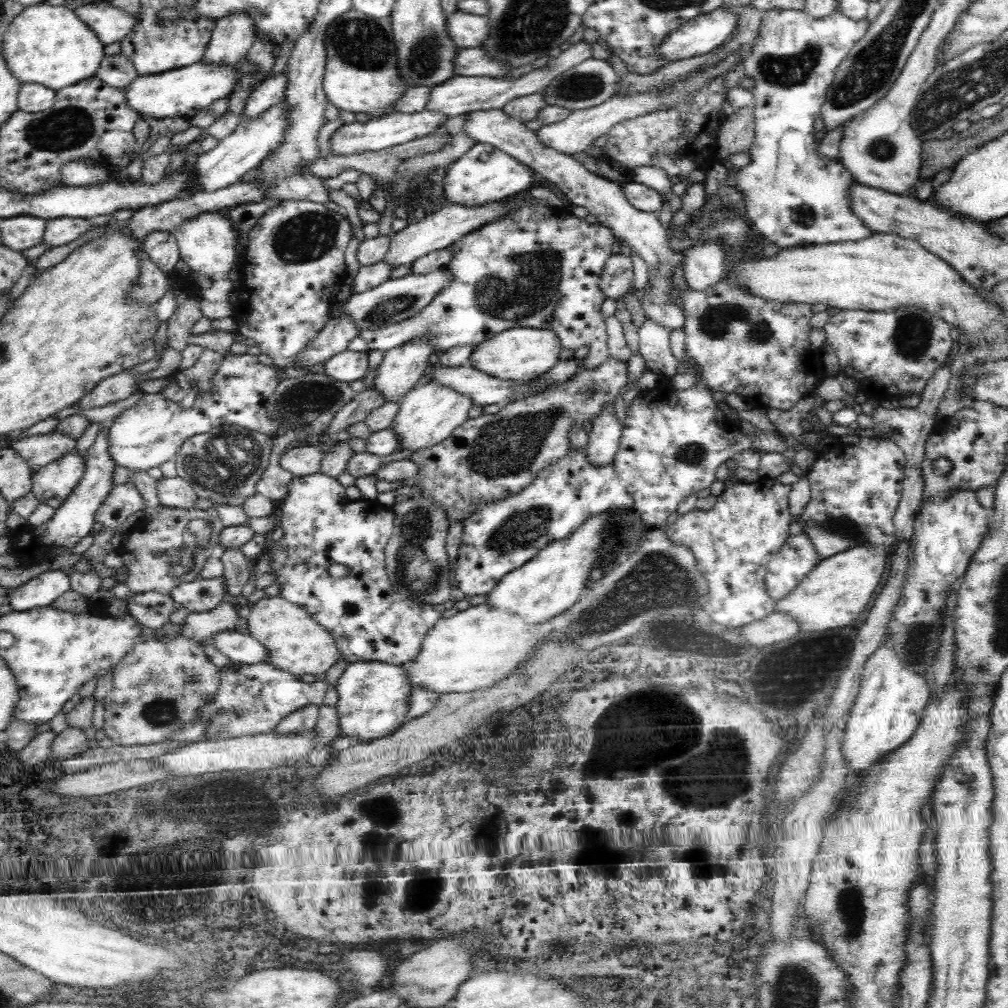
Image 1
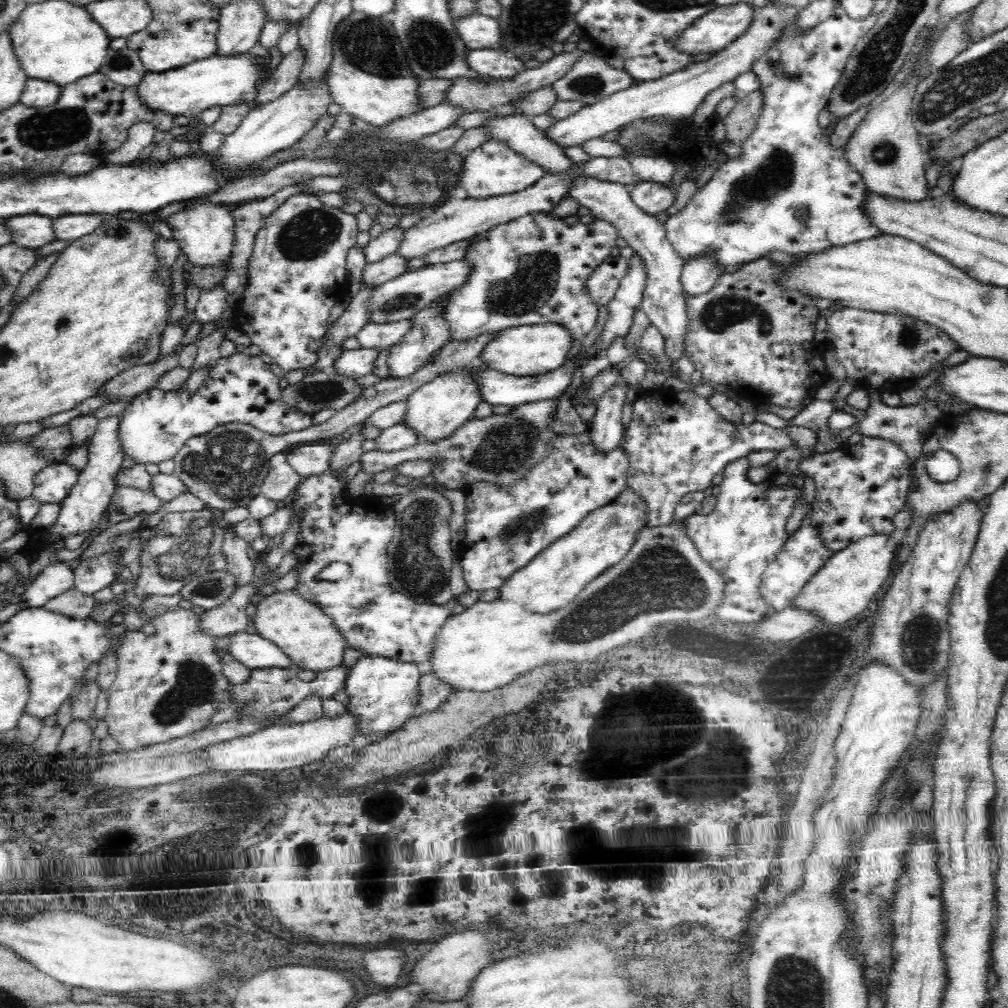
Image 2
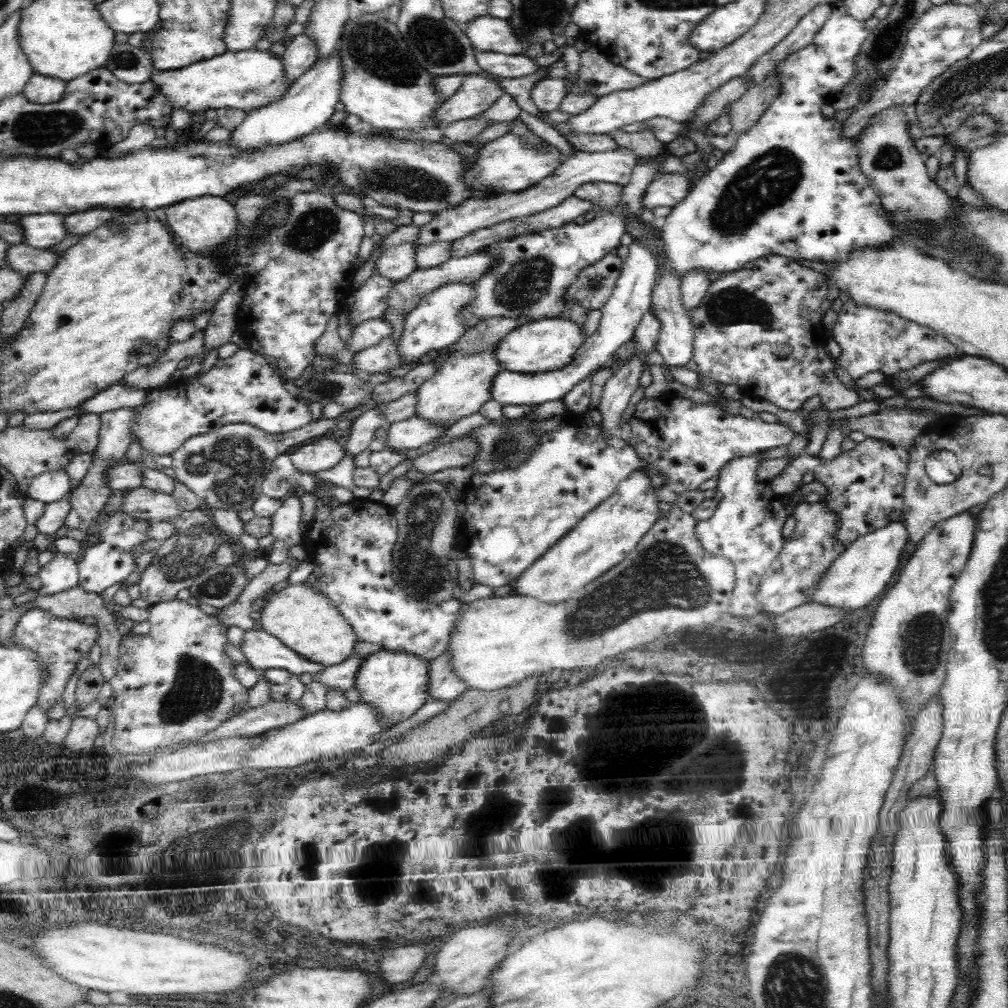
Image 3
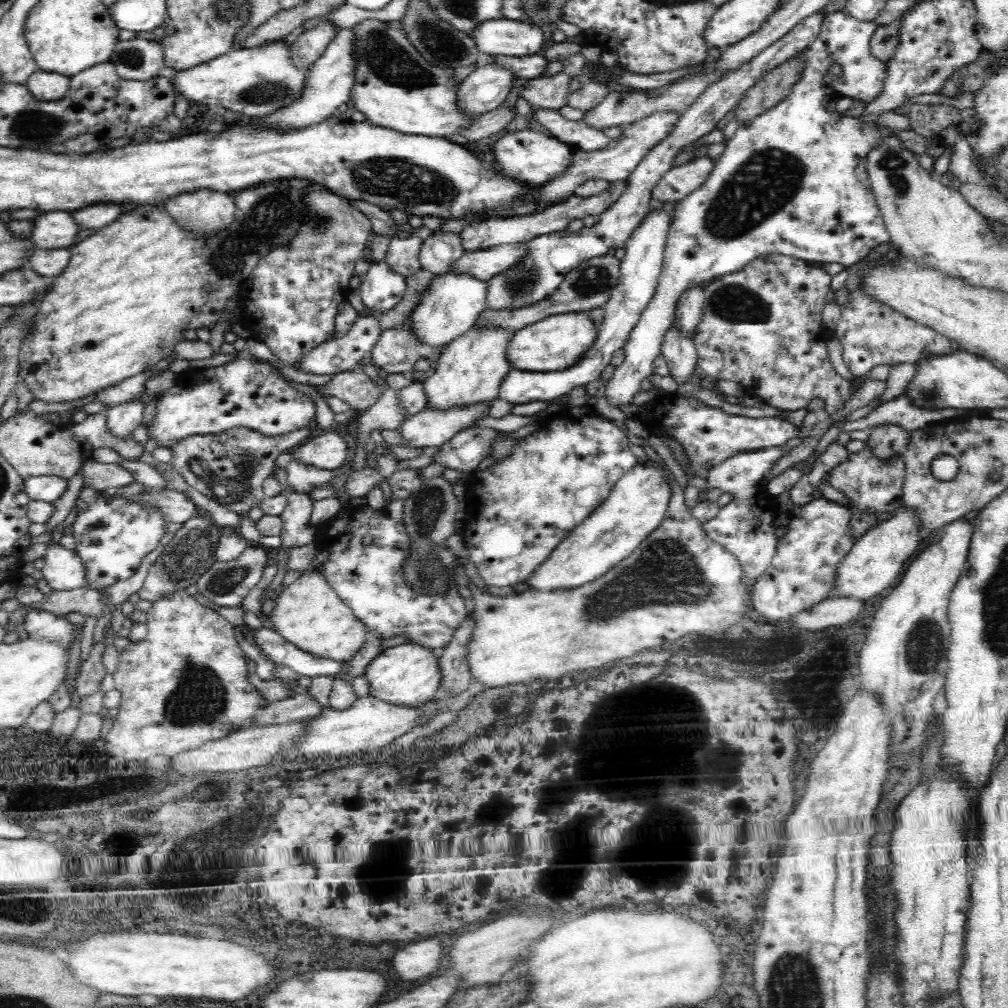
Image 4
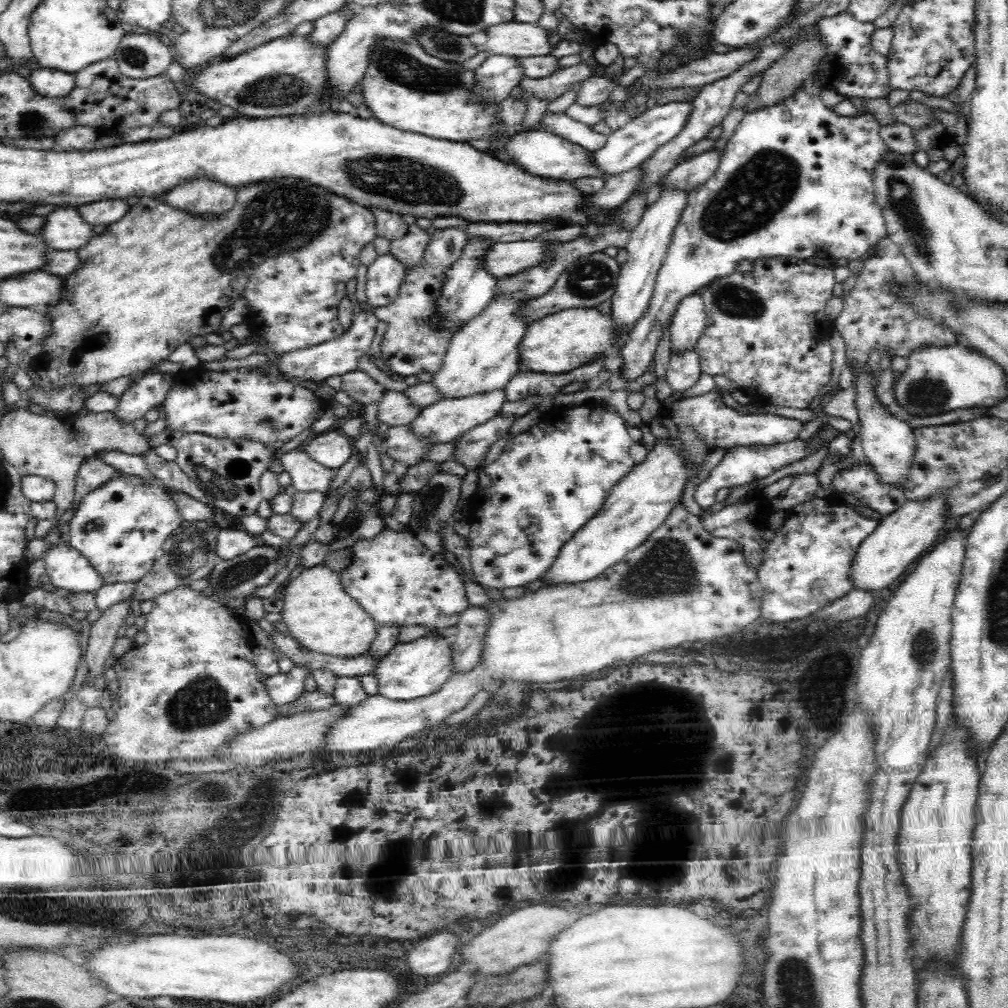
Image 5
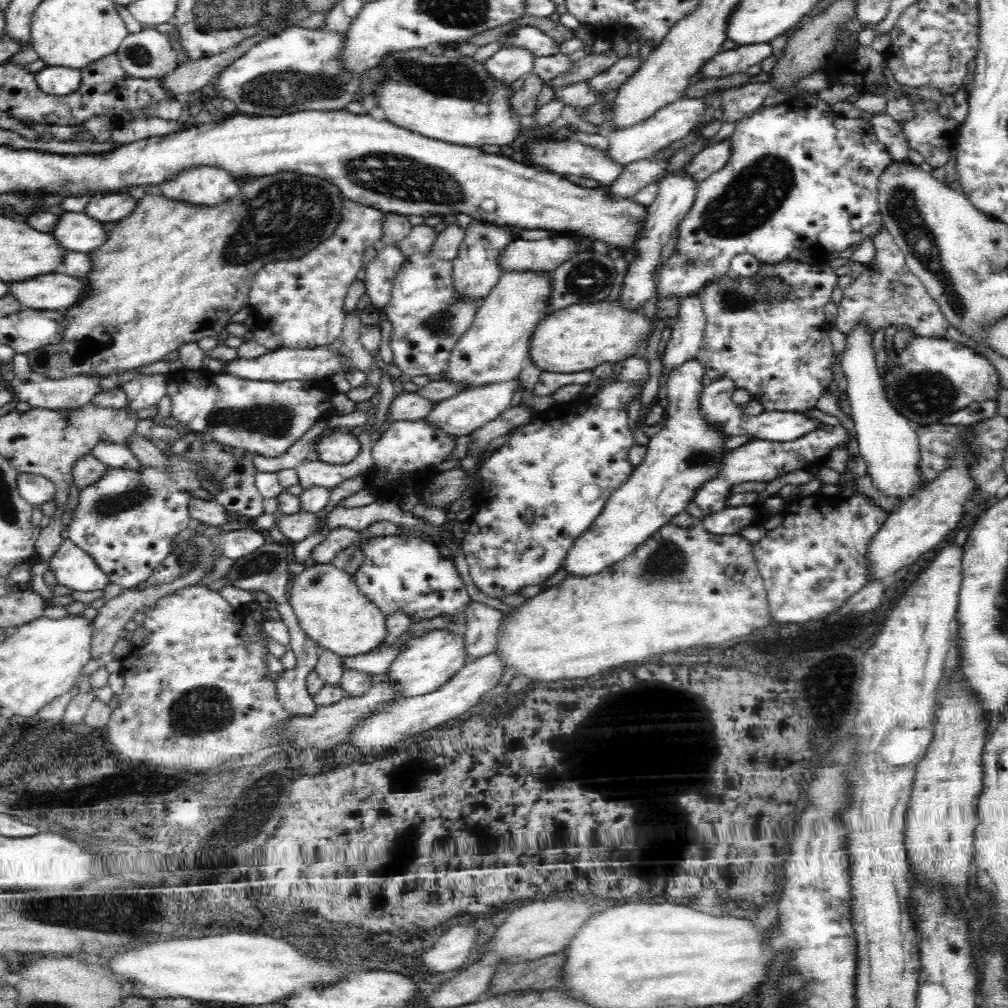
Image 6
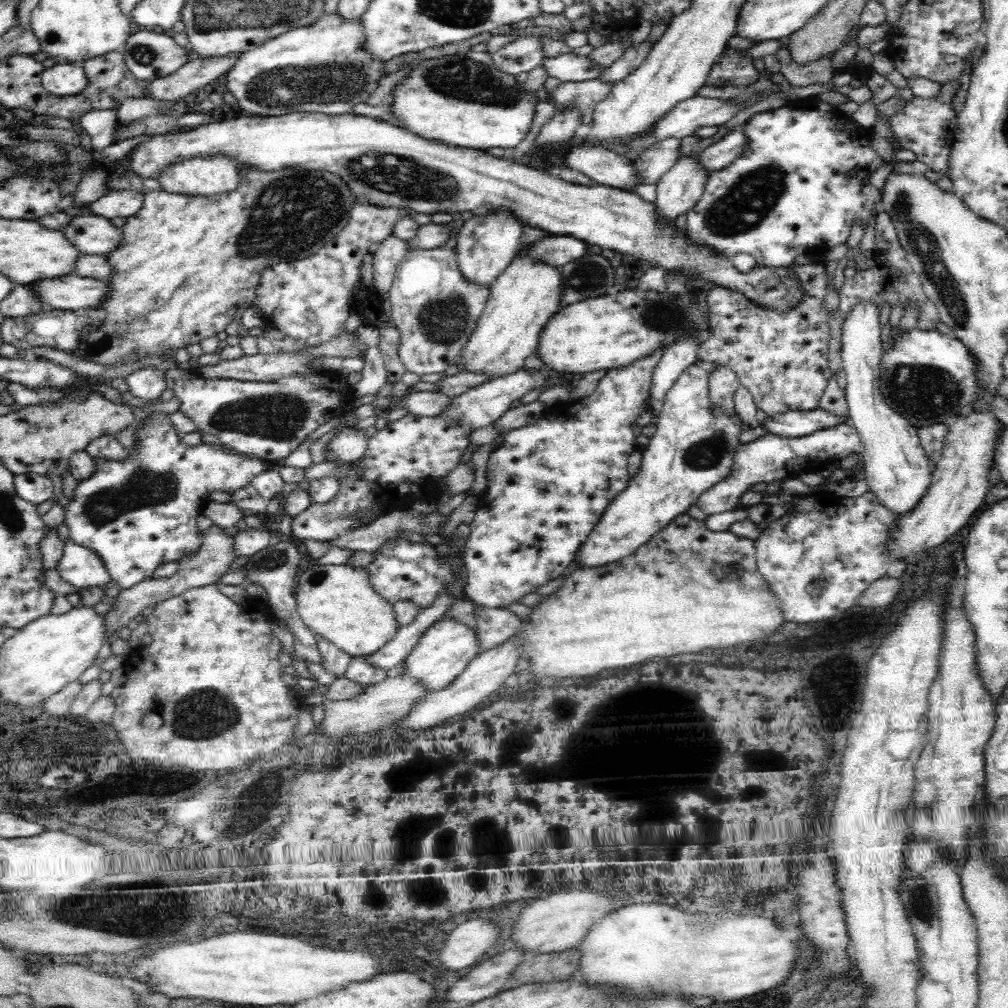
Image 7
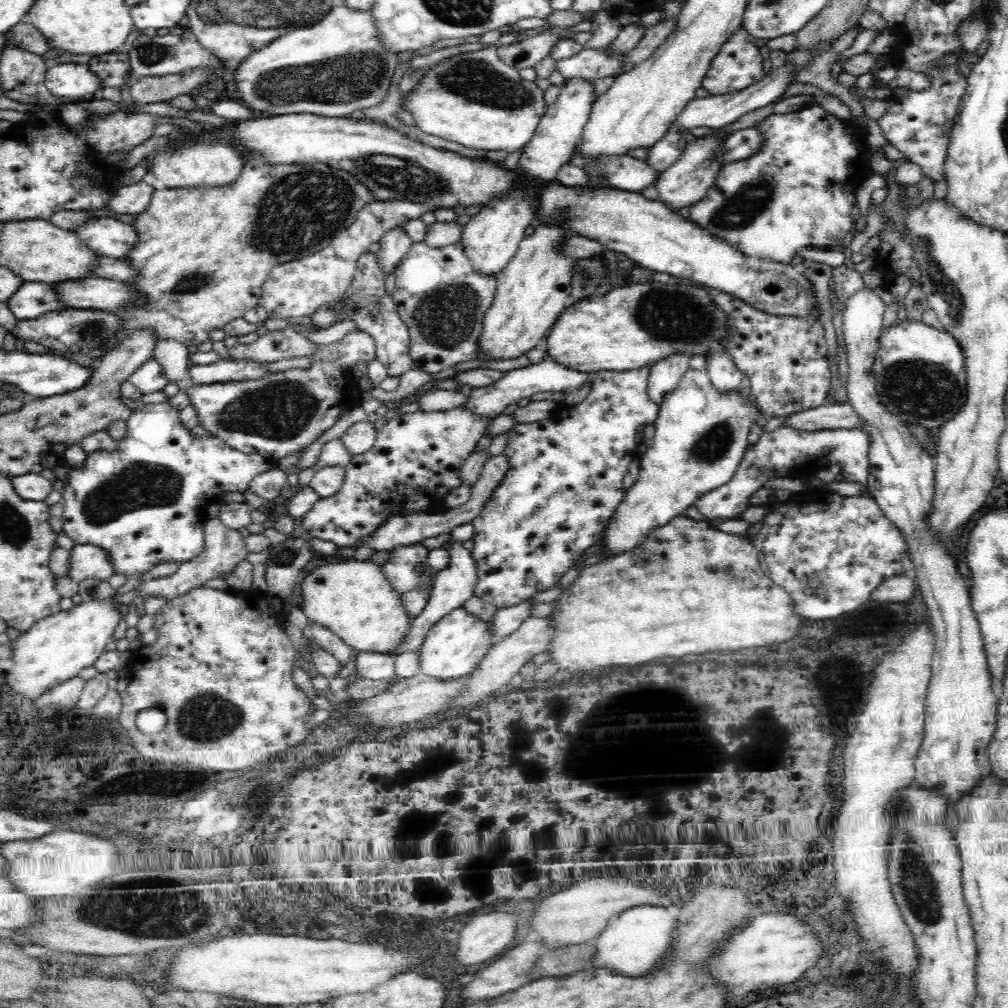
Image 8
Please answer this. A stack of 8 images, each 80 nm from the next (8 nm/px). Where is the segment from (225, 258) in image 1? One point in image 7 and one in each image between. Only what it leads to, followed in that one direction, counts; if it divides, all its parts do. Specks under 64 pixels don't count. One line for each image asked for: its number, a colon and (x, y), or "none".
2: (205, 235)
3: (203, 224)
4: (204, 212)
5: (202, 195)
6: (209, 186)
7: (198, 176)

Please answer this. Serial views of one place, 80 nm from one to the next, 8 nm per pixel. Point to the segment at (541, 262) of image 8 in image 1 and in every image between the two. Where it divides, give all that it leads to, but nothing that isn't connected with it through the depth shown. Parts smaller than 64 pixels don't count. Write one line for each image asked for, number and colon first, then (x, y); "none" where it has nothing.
1: (428, 414)
2: (434, 411)
3: (462, 385)
4: (469, 372)
5: (482, 357)
6: (495, 348)
7: (528, 293)

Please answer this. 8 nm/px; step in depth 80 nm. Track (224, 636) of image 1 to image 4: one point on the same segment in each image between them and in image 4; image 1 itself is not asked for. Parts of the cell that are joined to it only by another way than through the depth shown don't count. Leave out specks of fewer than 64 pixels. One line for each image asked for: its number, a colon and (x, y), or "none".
2: (253, 651)
3: (262, 651)
4: (279, 651)

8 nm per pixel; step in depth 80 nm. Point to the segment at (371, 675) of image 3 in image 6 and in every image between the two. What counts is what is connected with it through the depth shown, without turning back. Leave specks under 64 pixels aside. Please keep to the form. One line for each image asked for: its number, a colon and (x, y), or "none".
4: (407, 675)
5: (419, 668)
6: (423, 664)

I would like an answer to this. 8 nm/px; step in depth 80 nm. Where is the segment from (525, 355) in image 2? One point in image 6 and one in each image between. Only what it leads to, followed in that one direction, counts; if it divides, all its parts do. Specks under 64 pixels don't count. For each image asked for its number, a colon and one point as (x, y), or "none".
3: (545, 345)
4: (552, 344)
5: (558, 343)
6: (580, 337)

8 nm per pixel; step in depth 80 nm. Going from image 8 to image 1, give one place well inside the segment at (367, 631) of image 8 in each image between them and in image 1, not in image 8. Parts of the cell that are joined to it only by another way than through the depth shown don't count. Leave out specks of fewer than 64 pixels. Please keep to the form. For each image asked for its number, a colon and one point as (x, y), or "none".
1: (294, 641)
2: (298, 627)
3: (300, 616)
4: (307, 613)
5: (317, 612)
6: (330, 610)
7: (337, 602)

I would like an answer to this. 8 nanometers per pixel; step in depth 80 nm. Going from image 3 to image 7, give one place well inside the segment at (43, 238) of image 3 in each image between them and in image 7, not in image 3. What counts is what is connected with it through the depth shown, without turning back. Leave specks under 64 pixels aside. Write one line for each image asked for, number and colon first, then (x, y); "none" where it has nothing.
4: (53, 230)
5: (63, 228)
6: (75, 231)
7: (93, 235)

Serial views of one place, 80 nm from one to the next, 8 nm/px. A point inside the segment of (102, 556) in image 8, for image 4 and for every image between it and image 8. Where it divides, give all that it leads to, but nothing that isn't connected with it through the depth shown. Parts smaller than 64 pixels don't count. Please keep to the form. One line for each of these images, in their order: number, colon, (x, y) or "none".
4: (63, 570)
5: (65, 566)
6: (71, 567)
7: (81, 567)

